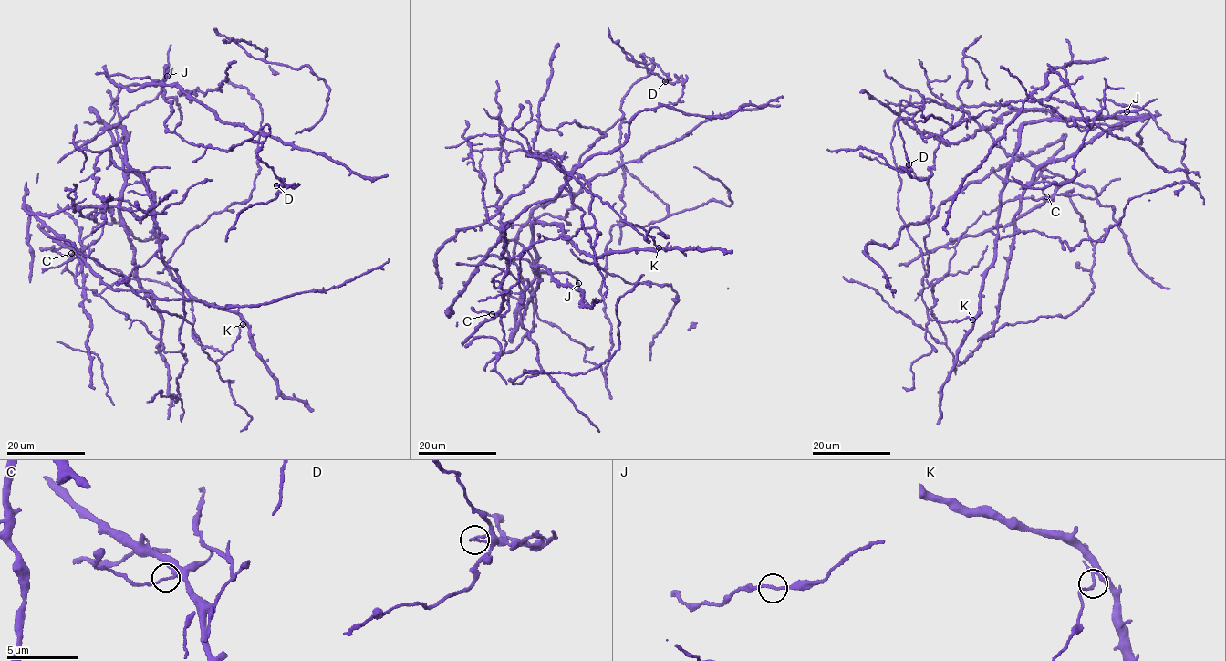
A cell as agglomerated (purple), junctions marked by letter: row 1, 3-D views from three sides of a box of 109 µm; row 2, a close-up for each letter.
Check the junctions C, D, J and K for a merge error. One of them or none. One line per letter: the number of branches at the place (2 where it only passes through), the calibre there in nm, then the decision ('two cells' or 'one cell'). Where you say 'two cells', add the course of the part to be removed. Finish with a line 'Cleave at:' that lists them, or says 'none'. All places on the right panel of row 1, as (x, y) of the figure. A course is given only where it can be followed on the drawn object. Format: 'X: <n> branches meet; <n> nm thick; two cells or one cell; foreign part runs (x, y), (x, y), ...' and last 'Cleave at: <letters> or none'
C: 2 branches meet; 170 nm thick; one cell
D: 2 branches meet; 170 nm thick; two cells; foreign part runs (909, 164), (909, 173), (913, 178), (927, 179), (930, 168)
J: 2 branches meet; 180 nm thick; one cell
K: 2 branches meet; 160 nm thick; one cell
Cleave at: D

